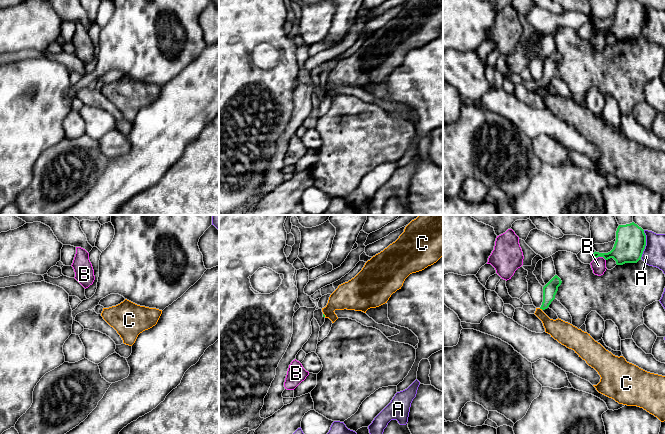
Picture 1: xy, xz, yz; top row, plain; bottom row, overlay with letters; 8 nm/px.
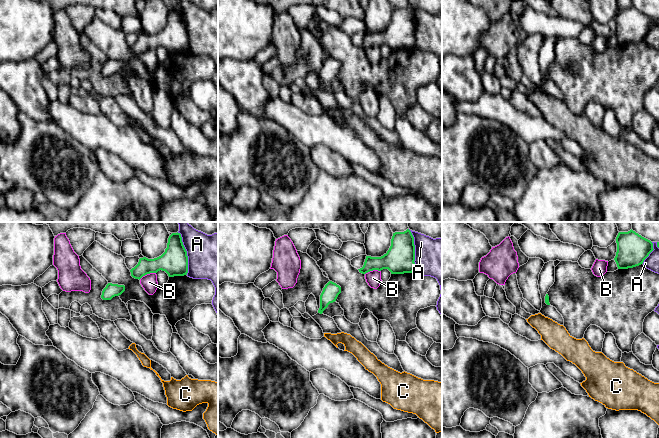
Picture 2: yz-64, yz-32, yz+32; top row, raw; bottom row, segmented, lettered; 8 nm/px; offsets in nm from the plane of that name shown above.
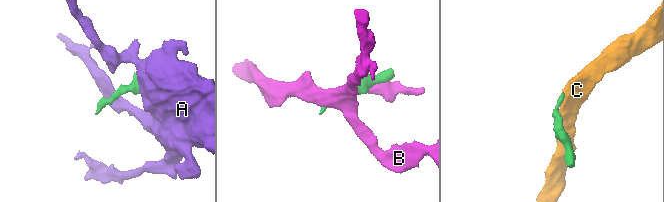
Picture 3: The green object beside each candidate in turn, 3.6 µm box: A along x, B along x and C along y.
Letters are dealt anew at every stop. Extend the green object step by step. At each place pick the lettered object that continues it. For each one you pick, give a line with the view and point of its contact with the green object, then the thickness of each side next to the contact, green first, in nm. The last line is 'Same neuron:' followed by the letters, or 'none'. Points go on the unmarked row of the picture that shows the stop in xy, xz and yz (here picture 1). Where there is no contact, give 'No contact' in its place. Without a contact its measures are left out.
Same neuron: none

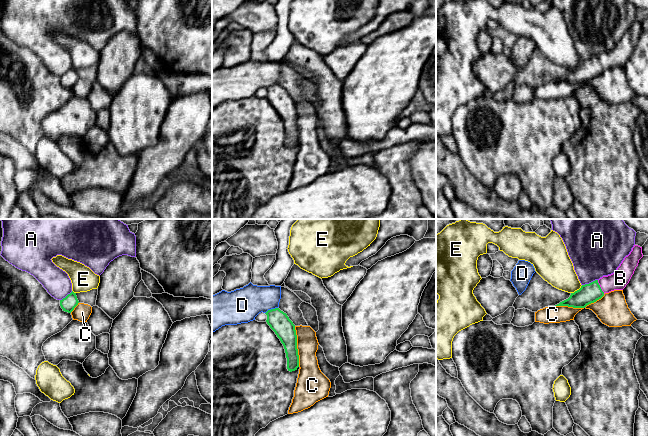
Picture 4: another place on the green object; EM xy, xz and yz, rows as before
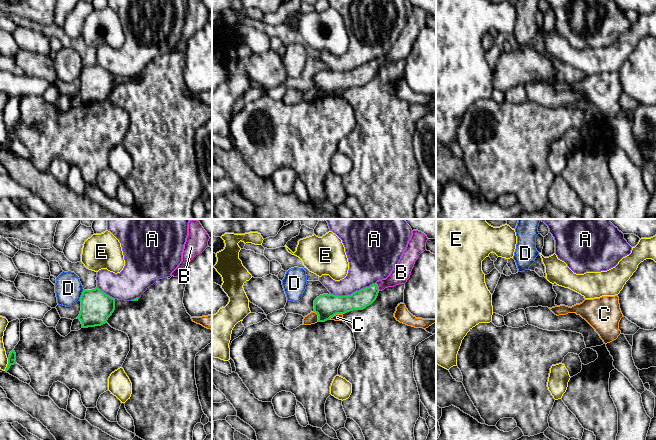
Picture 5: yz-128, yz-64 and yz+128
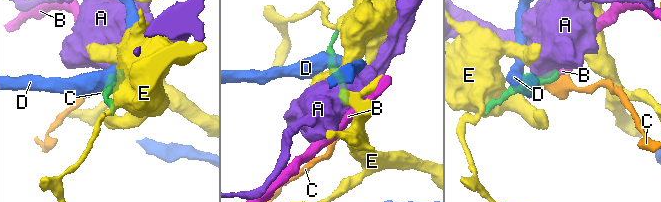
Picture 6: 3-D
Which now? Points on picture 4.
B: Touches green at yz (600, 63). Thickness 160 nm (green) against 150 nm
Same neuron: B

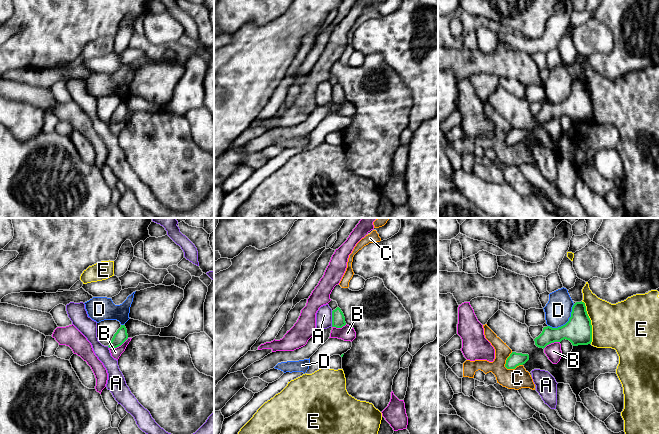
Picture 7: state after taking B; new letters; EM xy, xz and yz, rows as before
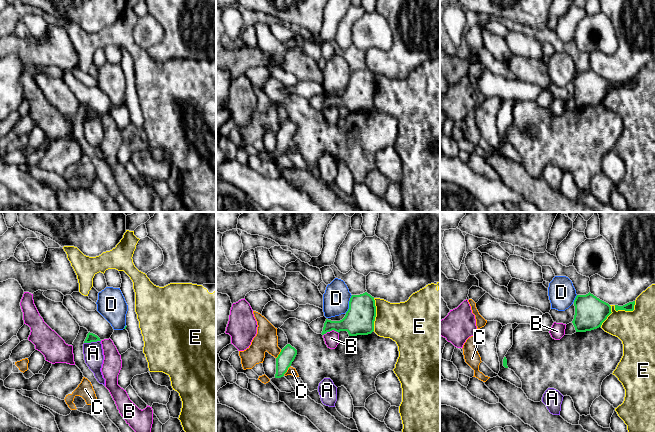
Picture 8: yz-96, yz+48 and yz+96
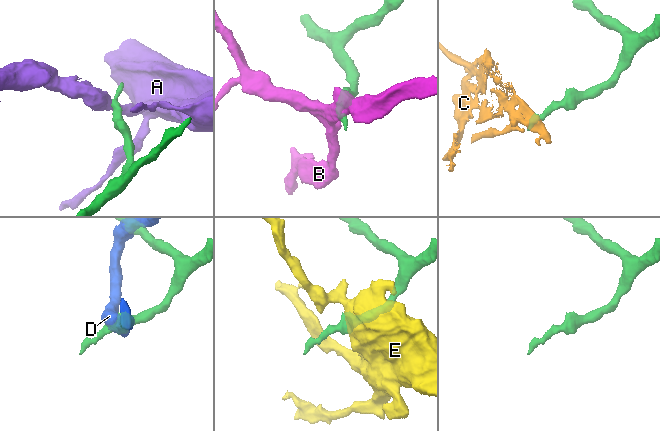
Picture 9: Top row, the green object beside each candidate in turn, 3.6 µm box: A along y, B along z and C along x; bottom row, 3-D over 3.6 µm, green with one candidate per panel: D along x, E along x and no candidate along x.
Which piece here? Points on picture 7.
C: Touches green at yz (513, 144). Thickness 110 nm (green) against 170 nm
Same neuron: C

